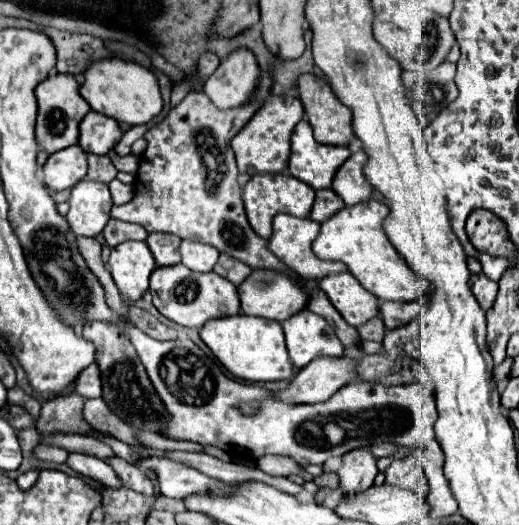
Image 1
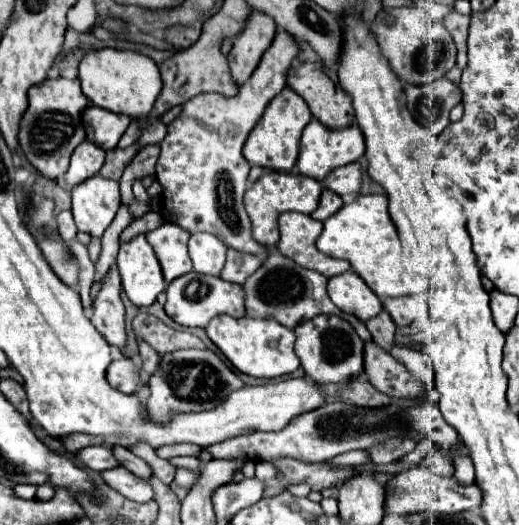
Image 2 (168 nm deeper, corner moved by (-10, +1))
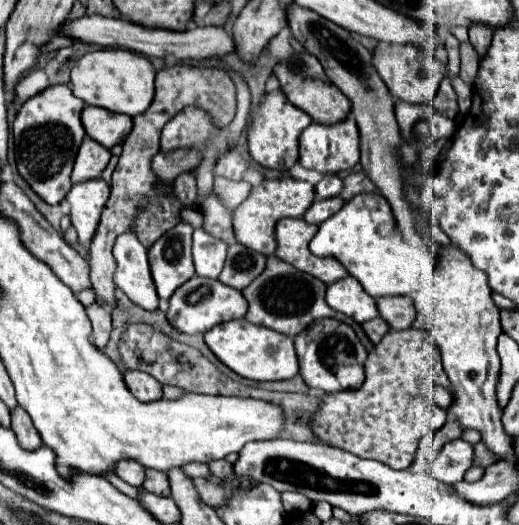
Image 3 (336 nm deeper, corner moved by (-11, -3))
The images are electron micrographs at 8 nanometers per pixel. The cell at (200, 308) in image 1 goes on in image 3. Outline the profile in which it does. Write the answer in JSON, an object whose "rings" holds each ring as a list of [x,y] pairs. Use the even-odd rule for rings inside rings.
{"rings":[[[192,277],[188,283],[180,285],[174,295],[170,297],[170,307],[168,307],[168,321],[172,327],[176,327],[182,333],[206,333],[218,323],[232,321],[232,319],[242,319],[246,315],[246,299],[238,289],[232,289],[218,279],[206,279],[206,277]]]}

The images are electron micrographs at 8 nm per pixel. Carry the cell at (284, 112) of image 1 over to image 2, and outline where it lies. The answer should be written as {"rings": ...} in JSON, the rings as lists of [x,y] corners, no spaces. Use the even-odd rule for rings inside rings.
{"rings":[[[285,87],[265,109],[263,117],[255,125],[255,129],[249,133],[247,143],[243,147],[243,155],[249,159],[251,165],[267,167],[273,171],[291,171],[291,167],[297,161],[299,153],[299,139],[305,125],[311,121],[311,111],[307,103],[289,87]]]}

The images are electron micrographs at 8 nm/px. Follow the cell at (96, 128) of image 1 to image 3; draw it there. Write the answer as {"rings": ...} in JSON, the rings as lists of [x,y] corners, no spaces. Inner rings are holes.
{"rings":[[[84,107],[82,125],[94,141],[106,149],[112,149],[128,137],[132,129],[132,117],[104,111],[102,107]]]}

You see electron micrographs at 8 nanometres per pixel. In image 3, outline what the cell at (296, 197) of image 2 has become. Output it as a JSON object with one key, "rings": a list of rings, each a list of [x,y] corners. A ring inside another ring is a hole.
{"rings":[[[282,177],[282,179],[264,179],[260,185],[252,187],[250,195],[246,197],[244,203],[240,203],[234,209],[234,231],[236,231],[236,239],[252,249],[258,251],[262,255],[274,255],[276,251],[276,241],[272,237],[272,229],[278,223],[278,219],[282,217],[302,217],[308,209],[310,203],[314,201],[316,193],[314,193],[314,185],[310,185],[308,181],[298,181],[292,177]]]}

